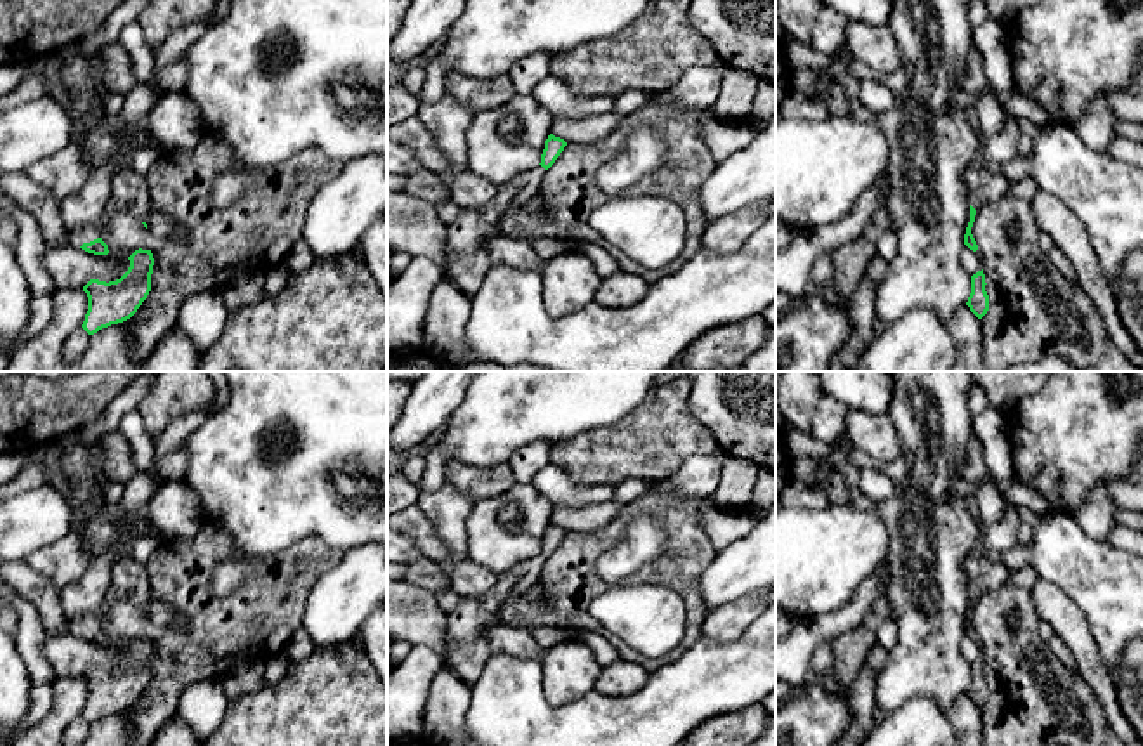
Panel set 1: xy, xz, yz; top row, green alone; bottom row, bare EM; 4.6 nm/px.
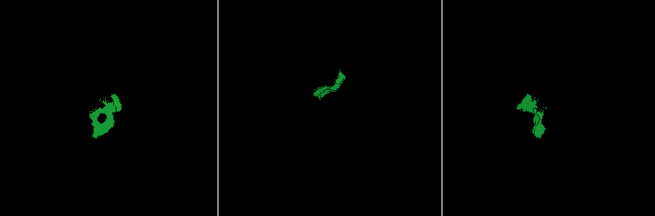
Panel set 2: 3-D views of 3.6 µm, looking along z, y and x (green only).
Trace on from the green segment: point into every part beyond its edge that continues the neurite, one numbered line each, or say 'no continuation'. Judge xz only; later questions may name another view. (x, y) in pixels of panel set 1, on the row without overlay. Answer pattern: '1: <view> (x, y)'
1: xz (467, 653)

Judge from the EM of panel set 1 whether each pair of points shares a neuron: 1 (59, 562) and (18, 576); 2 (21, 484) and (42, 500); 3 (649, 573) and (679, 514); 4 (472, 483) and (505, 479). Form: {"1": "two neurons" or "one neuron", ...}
{"1": "two neurons", "2": "two neurons", "3": "one neuron", "4": "one neuron"}

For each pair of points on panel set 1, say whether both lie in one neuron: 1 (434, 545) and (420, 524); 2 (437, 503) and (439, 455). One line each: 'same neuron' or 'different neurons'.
1: same neuron
2: different neurons

